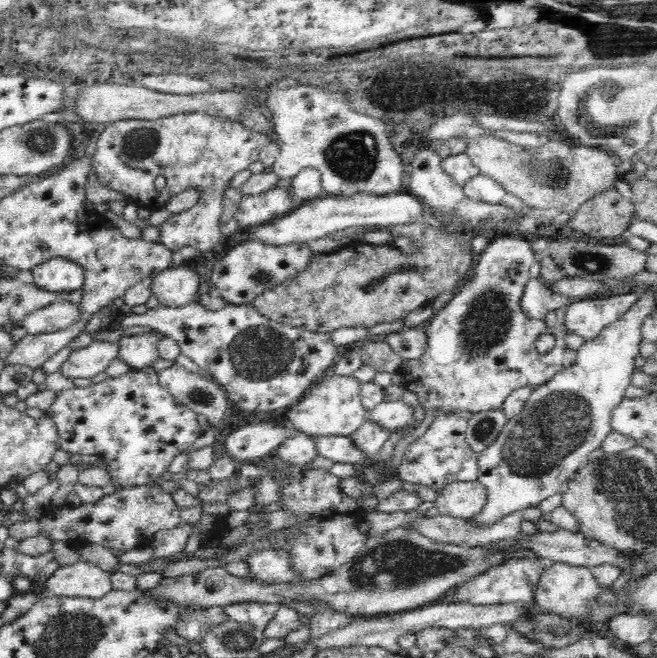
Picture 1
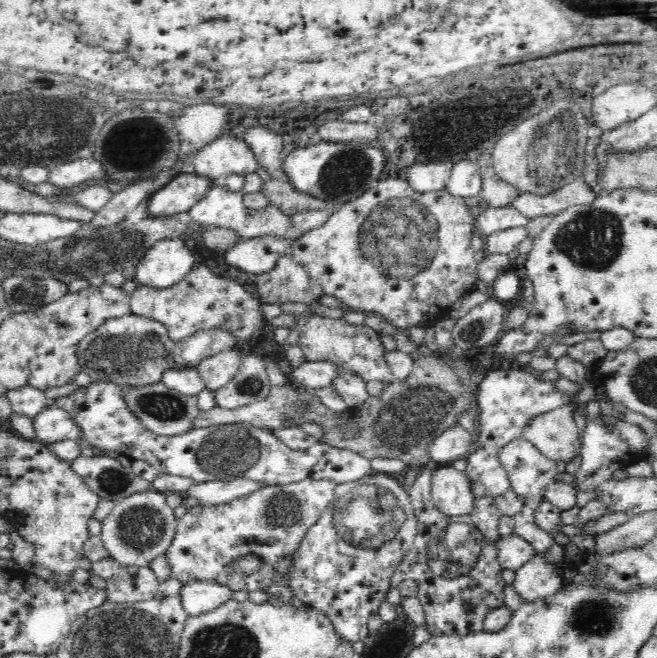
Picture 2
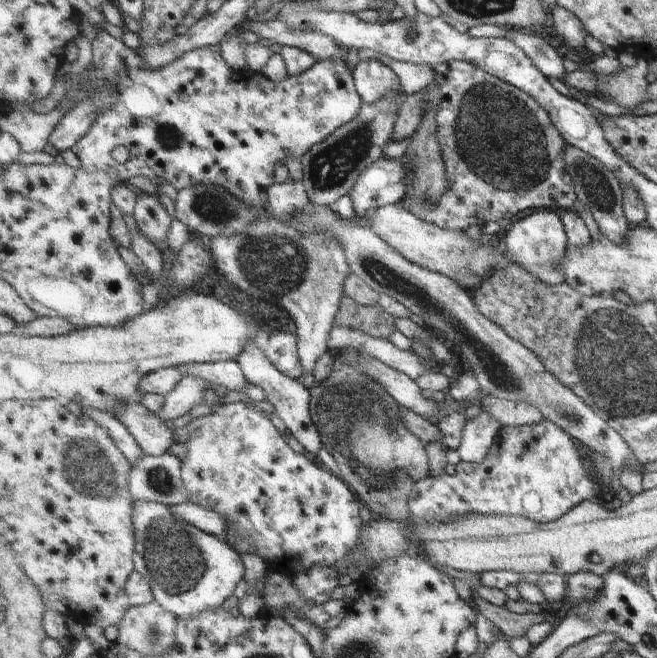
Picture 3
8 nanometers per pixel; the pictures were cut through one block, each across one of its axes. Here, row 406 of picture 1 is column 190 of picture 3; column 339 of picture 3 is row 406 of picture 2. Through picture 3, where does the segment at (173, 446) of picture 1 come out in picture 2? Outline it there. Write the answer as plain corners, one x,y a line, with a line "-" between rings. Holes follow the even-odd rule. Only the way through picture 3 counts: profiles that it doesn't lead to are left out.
96,382
92,386
83,387
67,396
52,399
58,407
71,414
81,436
89,442
91,449
114,450
118,454
124,454
134,461
146,461
159,473
171,474
192,478
196,483
210,482
213,480
230,480
245,476
252,480
265,480
272,485
287,485
291,482
300,482
302,479
312,478
322,480
329,478
337,484
352,482
372,474
370,460
361,454
348,449
337,448
324,442
316,442
306,450
292,450
278,440
275,433
266,429
260,429
248,424
214,425
206,428
195,428
190,432
176,436
162,436
148,430
142,421
129,409
123,395
123,389
112,382

